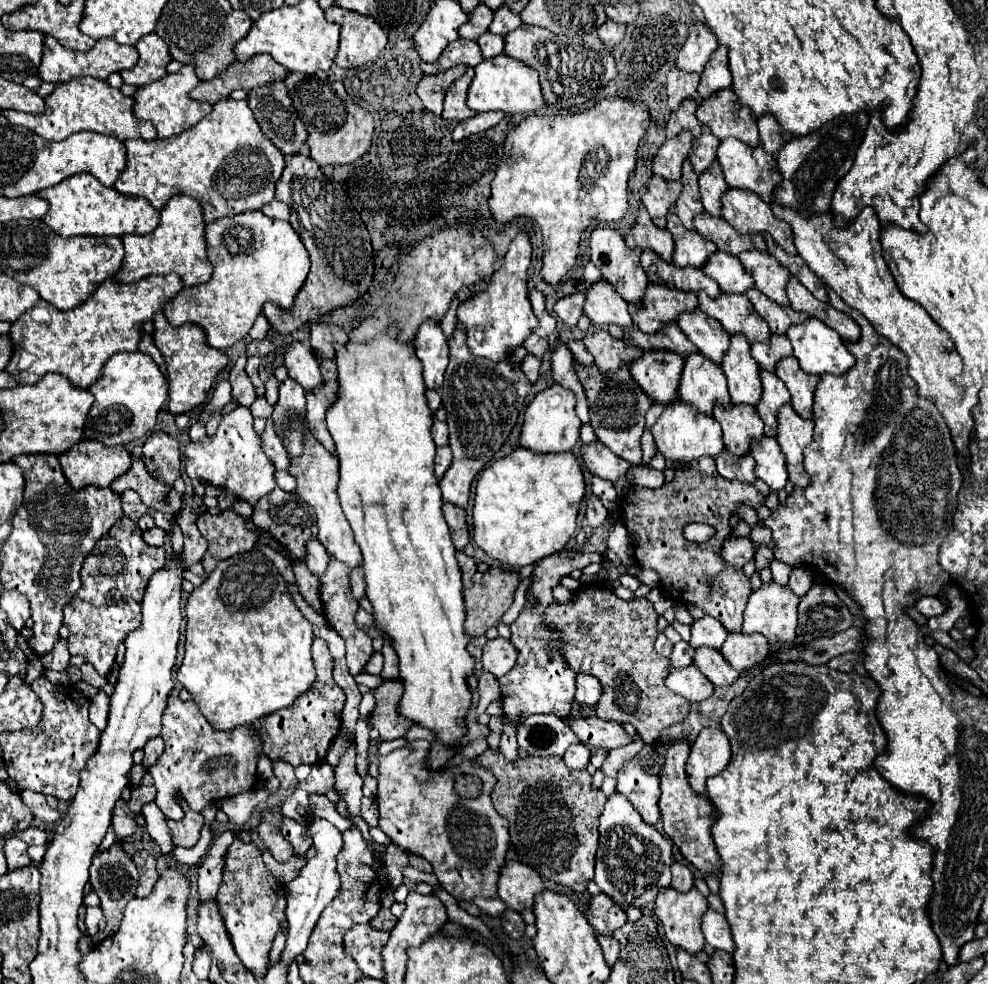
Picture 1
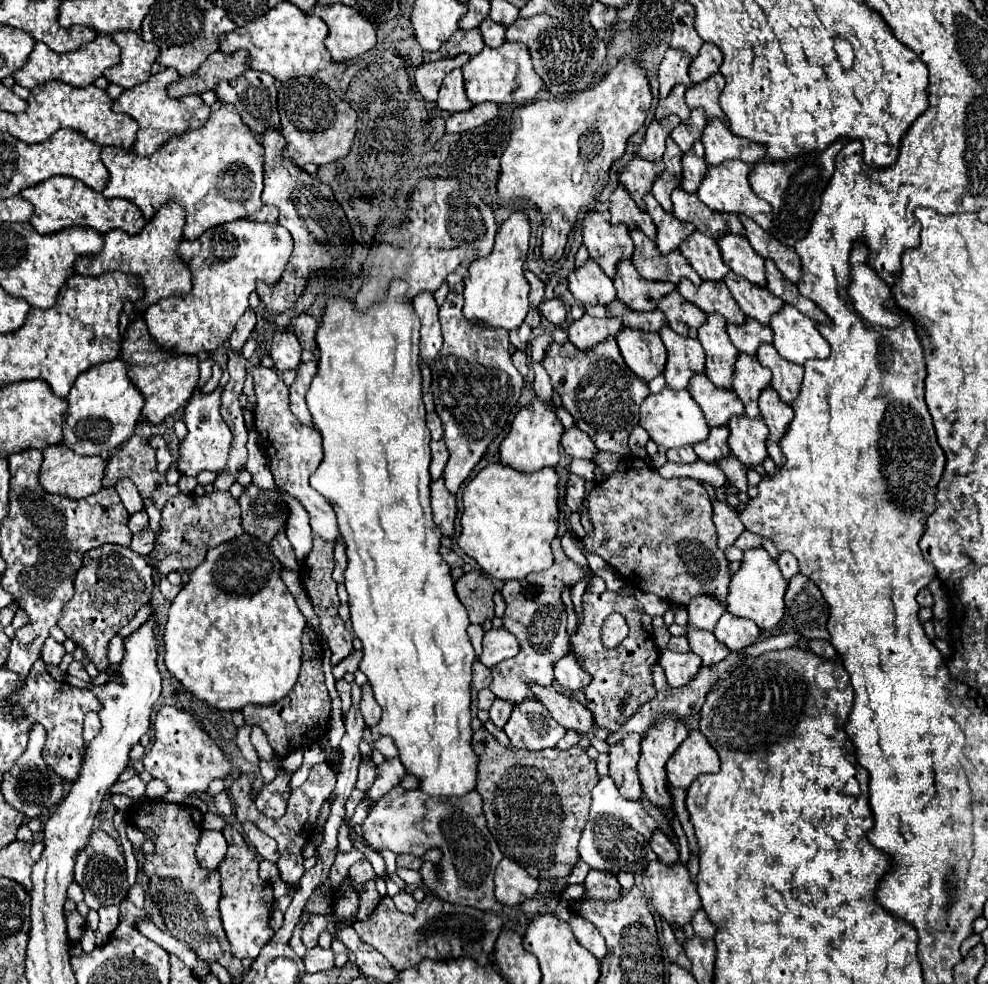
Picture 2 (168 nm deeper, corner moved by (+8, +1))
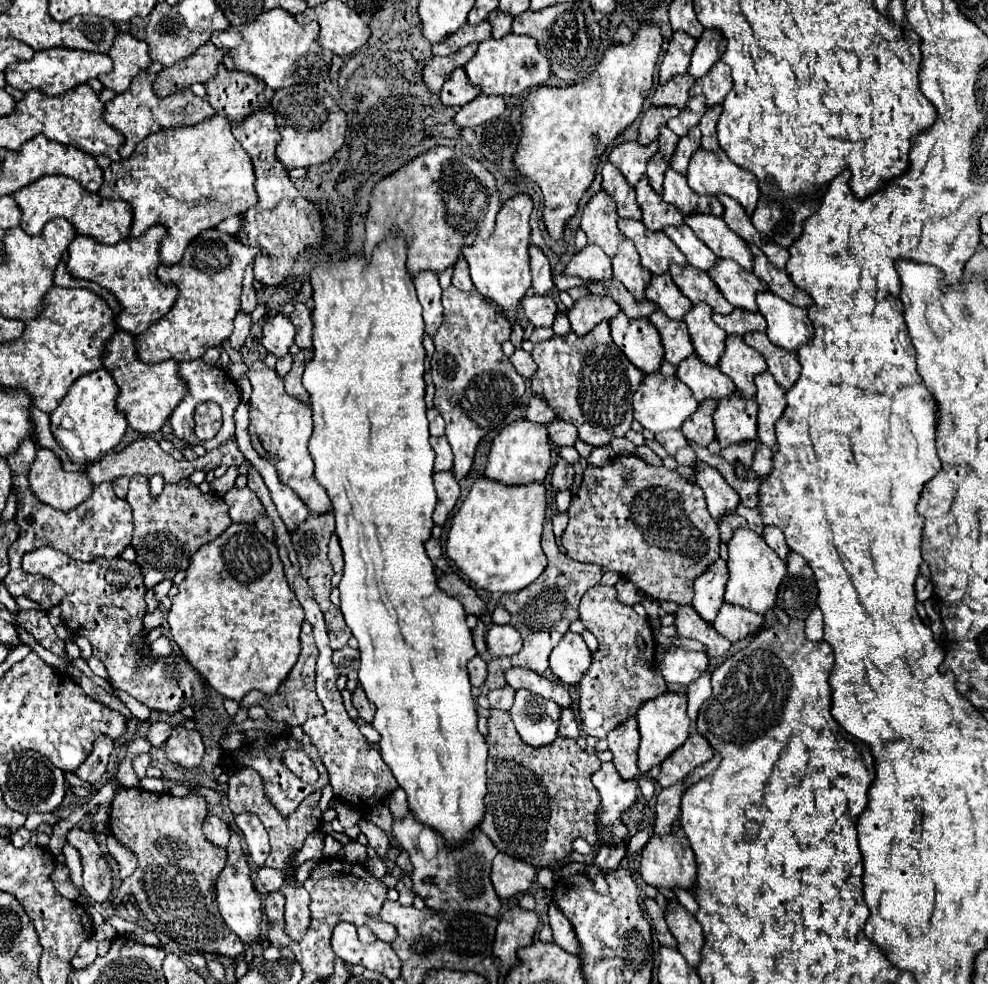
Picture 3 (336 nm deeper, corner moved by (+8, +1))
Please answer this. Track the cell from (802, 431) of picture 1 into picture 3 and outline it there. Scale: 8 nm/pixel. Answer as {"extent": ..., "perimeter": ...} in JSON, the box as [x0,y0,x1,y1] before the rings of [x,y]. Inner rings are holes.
{"extent":[754,371,786,449],"perimeter":[[[766,371],[754,379],[758,393],[756,393],[756,403],[758,403],[758,439],[762,445],[776,449],[776,435],[774,435],[774,425],[782,417],[786,409],[786,395],[774,381],[774,377]]]}

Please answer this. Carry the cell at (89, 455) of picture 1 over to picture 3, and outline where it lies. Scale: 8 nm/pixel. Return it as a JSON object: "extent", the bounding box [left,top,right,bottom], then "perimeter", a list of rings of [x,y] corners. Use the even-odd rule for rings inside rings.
{"extent":[28,447,94,511],"perimeter":[[[40,447],[36,453],[28,481],[34,495],[42,503],[60,511],[74,509],[76,505],[86,501],[88,493],[92,493],[94,489],[94,483],[86,471],[64,471],[60,459],[44,447]]]}

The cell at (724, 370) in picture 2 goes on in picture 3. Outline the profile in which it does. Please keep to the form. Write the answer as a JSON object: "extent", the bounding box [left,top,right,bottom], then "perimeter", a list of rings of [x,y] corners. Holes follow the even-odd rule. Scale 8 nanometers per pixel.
{"extent":[684,303,726,367],"perimeter":[[[696,303],[694,309],[684,317],[696,355],[704,365],[718,367],[720,353],[724,353],[726,333],[712,321],[712,309],[706,303]]]}

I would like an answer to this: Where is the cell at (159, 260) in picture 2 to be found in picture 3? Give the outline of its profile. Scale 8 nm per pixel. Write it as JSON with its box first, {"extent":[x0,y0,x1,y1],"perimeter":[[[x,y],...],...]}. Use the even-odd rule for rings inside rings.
{"extent":[66,225,178,335],"perimeter":[[[154,225],[144,235],[128,237],[116,245],[104,245],[104,243],[96,241],[94,237],[78,235],[68,247],[70,257],[68,257],[66,267],[68,267],[70,275],[74,275],[78,279],[96,281],[102,287],[110,289],[122,305],[122,313],[116,317],[116,323],[120,325],[120,329],[124,329],[132,335],[140,335],[152,323],[156,323],[160,317],[164,317],[178,297],[176,285],[172,285],[172,283],[166,285],[156,275],[156,269],[160,265],[160,255],[158,255],[160,241],[166,235],[166,231],[168,229],[164,225]]]}

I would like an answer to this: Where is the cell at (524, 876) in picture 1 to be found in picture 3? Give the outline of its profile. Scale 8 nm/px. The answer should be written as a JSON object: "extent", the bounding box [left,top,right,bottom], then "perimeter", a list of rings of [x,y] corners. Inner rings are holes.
{"extent":[490,853,536,899],"perimeter":[[[498,853],[492,863],[492,875],[490,875],[494,889],[500,899],[510,899],[516,895],[524,895],[530,891],[536,869],[532,865],[526,865],[522,861],[516,861],[508,857],[506,853]]]}

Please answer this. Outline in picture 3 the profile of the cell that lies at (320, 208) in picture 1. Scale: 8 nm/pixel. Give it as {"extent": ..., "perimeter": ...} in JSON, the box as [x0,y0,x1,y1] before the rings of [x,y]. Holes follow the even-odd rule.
{"extent":[232,111,324,287],"perimeter":[[[258,111],[246,117],[242,123],[236,123],[232,129],[234,137],[242,147],[252,155],[256,171],[256,193],[258,203],[244,213],[246,225],[238,235],[244,245],[266,249],[268,257],[256,257],[254,277],[268,287],[282,287],[290,277],[290,269],[300,253],[306,249],[318,249],[324,245],[324,215],[312,201],[304,199],[288,177],[288,169],[276,161],[274,147],[280,141],[280,133],[270,111]]]}

